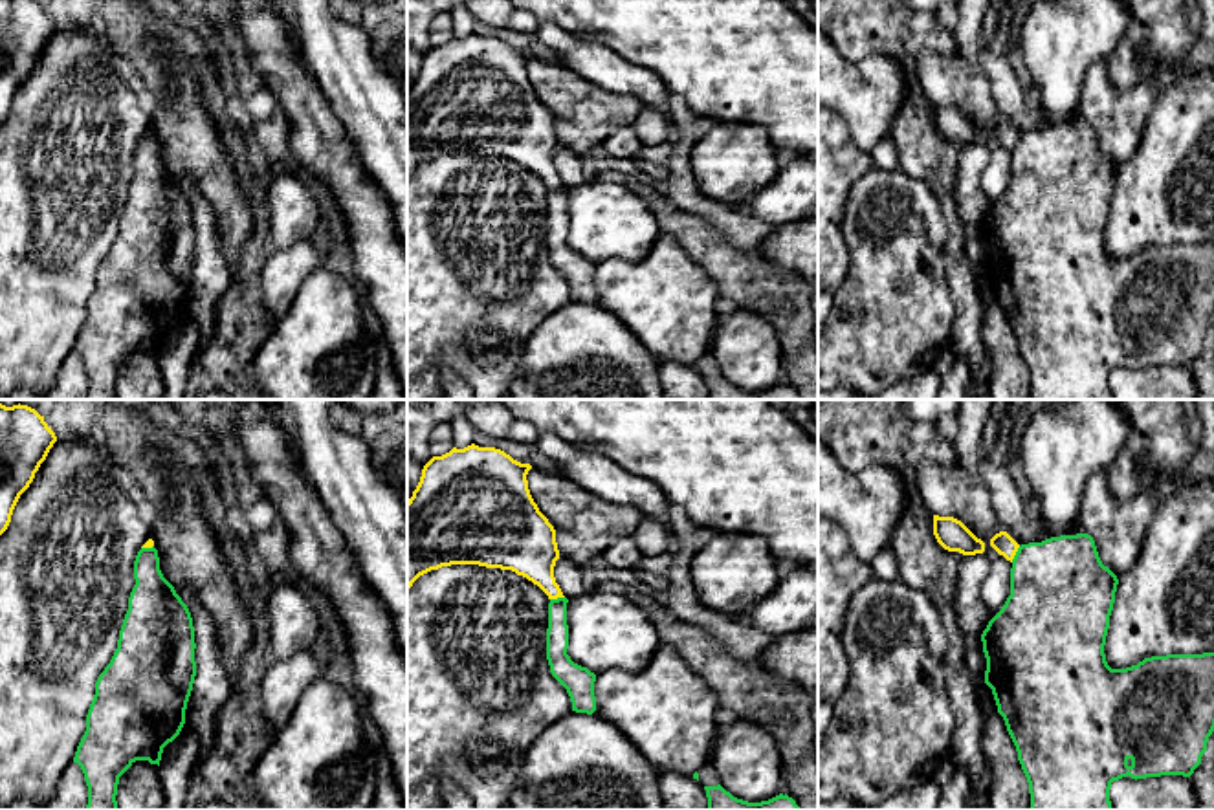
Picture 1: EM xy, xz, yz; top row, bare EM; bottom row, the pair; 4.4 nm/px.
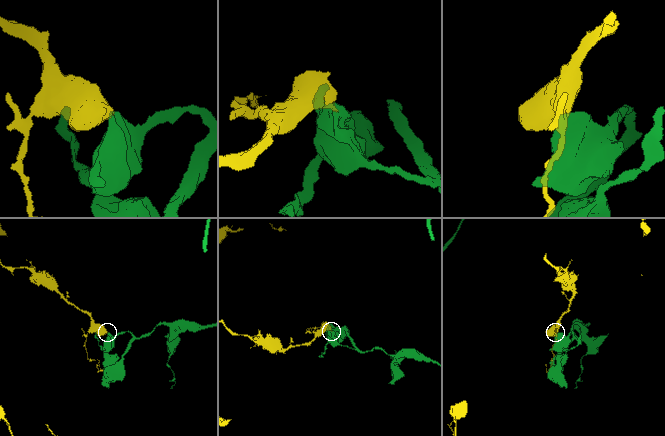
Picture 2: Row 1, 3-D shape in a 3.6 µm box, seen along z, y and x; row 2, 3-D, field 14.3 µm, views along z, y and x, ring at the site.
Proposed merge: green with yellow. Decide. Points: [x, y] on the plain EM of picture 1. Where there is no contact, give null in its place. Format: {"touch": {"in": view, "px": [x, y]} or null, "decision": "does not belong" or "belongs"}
{"touch": {"in": "yz", "px": [1016, 143]}, "decision": "does not belong"}

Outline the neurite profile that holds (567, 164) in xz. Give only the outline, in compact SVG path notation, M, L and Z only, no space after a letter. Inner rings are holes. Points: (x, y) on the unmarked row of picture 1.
M559 147L554 156L554 167L567 189L585 183L579 156L574 150Z

